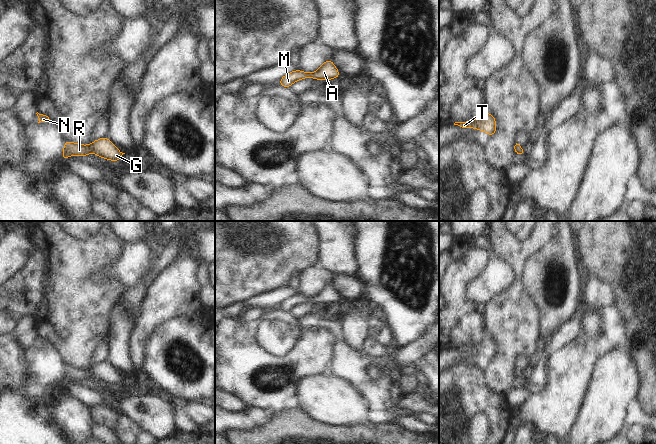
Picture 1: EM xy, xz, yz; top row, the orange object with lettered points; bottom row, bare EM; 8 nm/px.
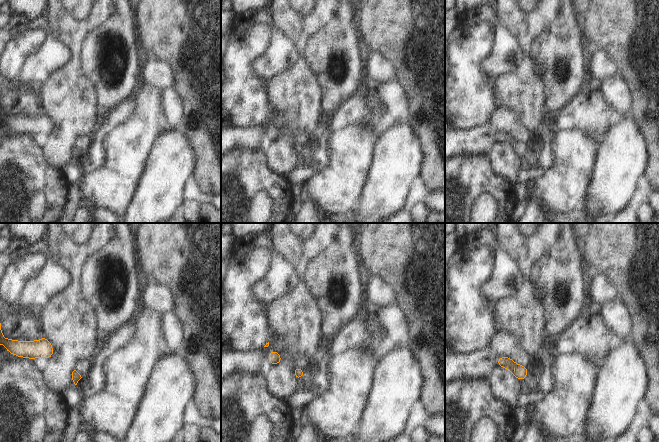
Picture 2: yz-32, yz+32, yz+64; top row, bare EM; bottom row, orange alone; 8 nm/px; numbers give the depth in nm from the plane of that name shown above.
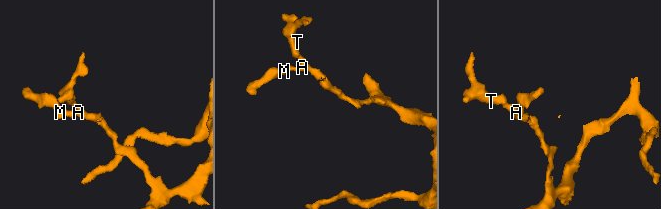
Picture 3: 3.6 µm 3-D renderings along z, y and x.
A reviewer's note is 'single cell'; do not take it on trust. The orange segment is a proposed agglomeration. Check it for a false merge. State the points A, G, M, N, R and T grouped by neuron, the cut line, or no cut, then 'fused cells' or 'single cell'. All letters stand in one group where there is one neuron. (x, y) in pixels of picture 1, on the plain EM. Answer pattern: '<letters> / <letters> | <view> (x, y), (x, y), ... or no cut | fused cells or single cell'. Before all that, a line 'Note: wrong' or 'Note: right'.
Note: right
A G M N R T | no cut | single cell

